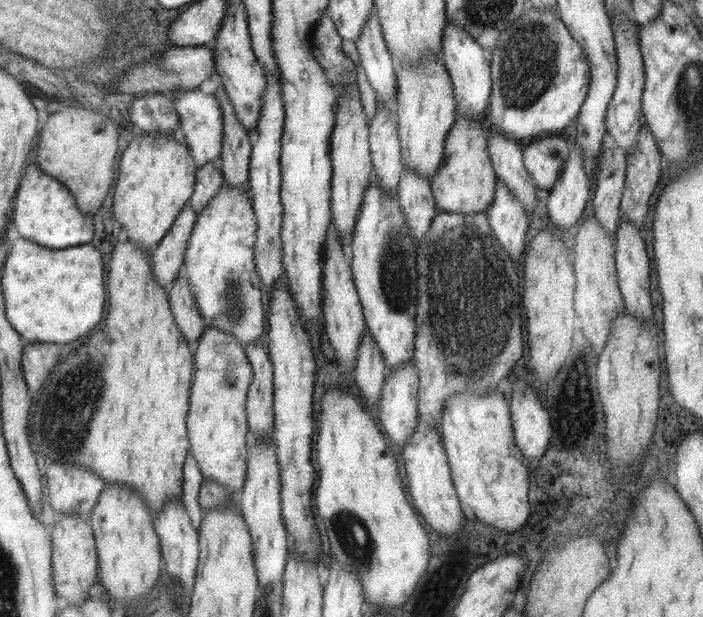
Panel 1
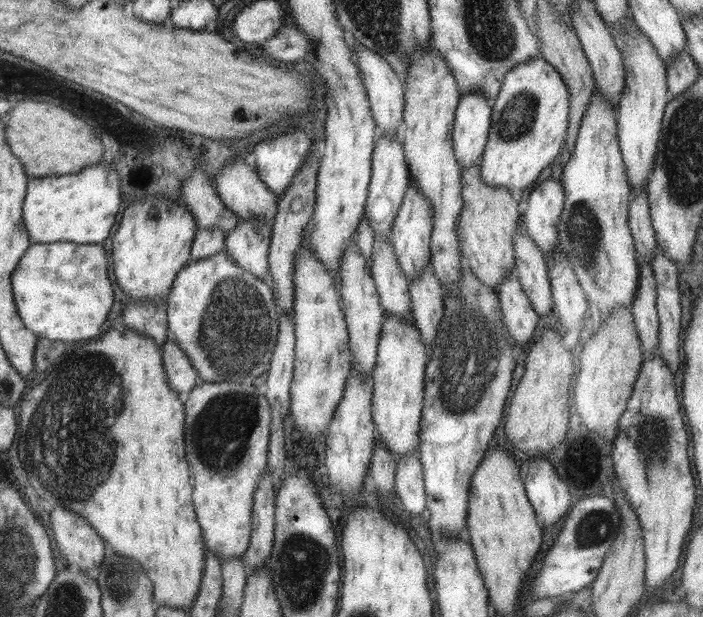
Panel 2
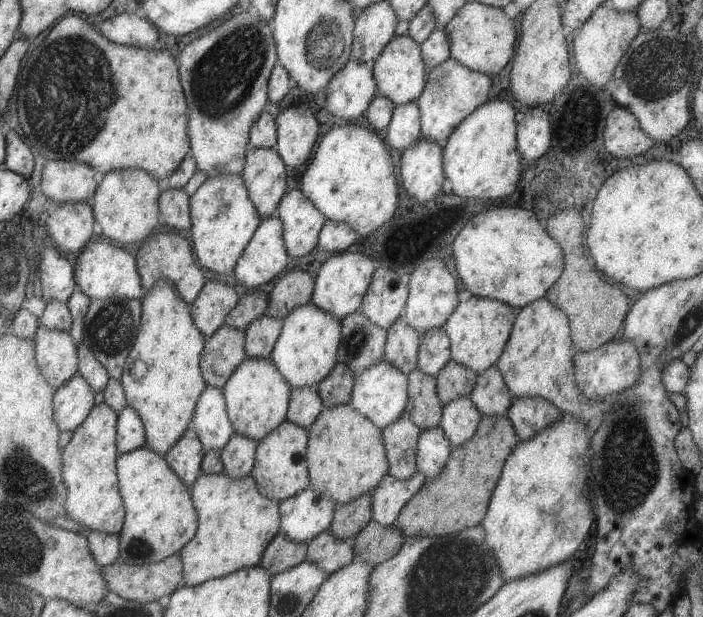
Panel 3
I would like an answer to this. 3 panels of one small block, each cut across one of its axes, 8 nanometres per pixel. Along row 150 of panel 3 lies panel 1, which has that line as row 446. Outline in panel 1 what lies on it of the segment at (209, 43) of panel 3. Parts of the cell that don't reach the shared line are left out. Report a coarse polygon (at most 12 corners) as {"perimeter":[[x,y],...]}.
{"perimeter":[[204,328],[186,432],[204,478],[246,475],[244,349]]}

